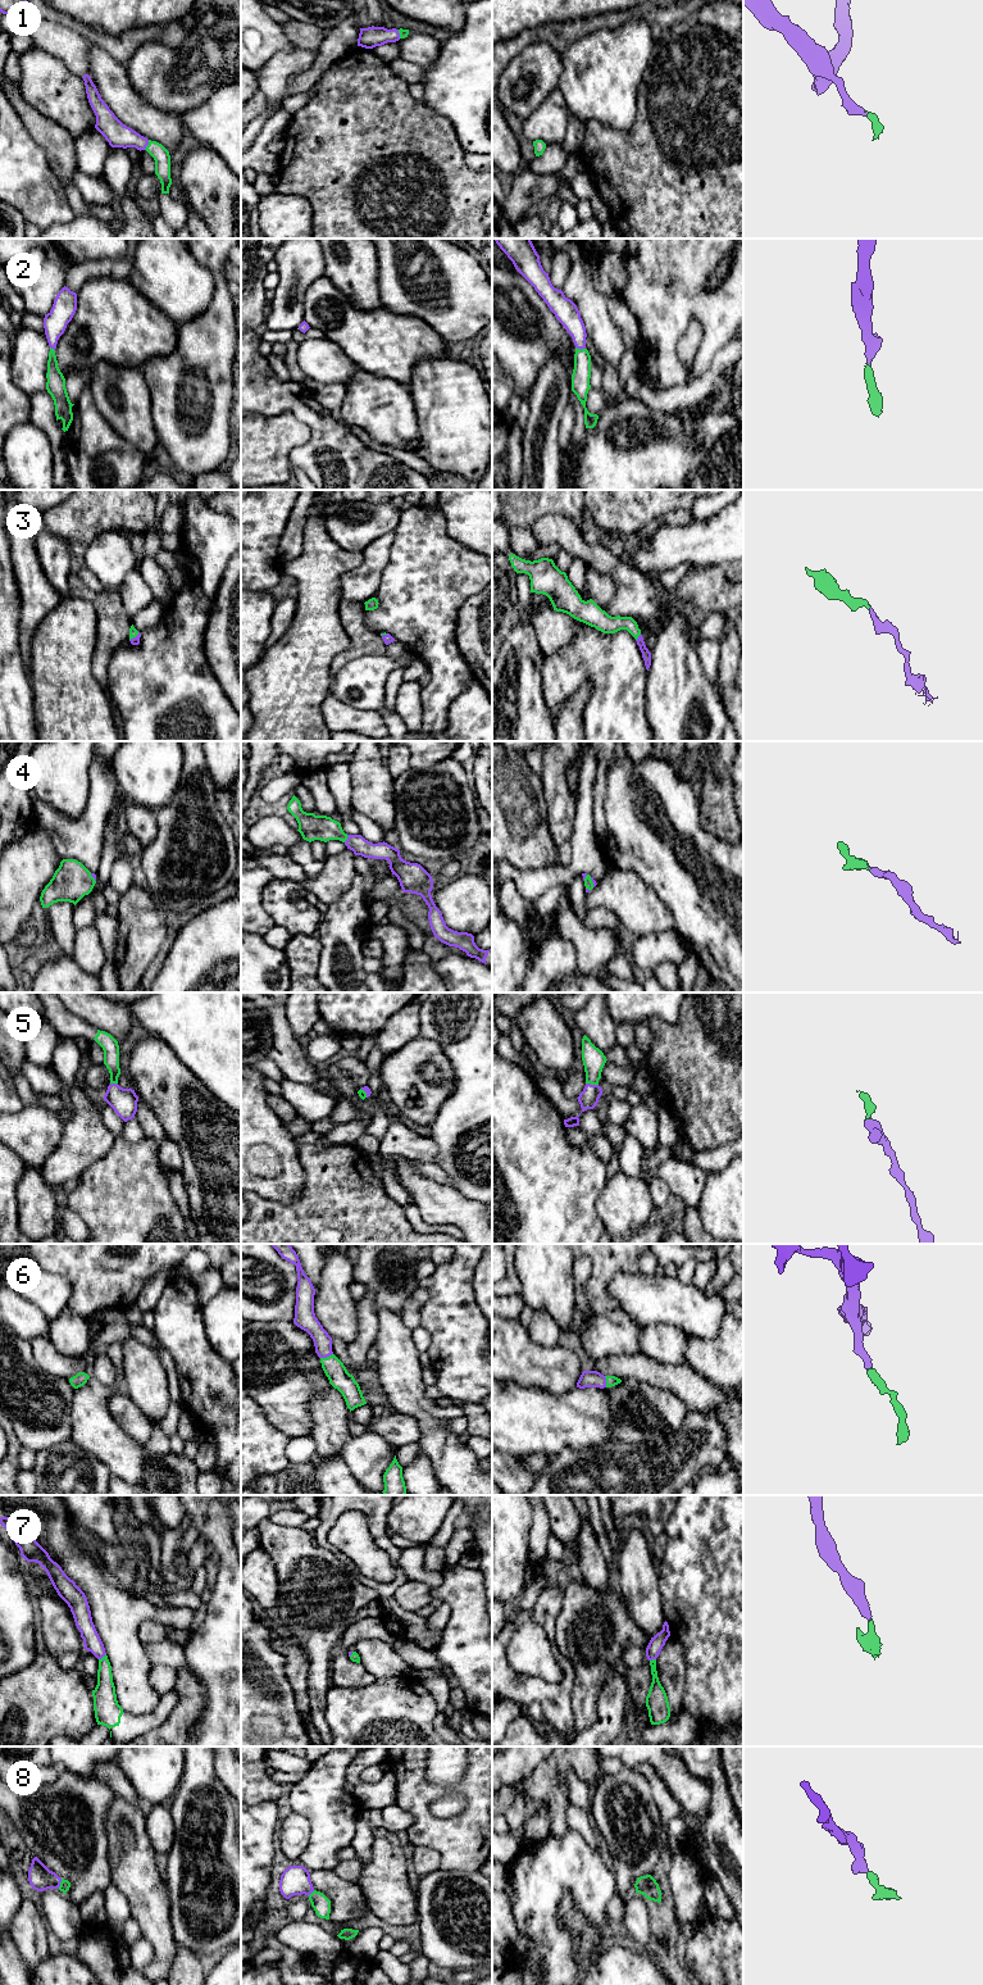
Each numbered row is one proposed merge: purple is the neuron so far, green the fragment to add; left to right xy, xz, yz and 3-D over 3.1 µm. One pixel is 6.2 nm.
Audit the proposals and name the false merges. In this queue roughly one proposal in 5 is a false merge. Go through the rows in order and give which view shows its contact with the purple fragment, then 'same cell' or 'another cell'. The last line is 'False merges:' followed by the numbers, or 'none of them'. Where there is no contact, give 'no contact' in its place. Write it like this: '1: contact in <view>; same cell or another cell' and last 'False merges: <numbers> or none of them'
1: contact in xy; same cell
2: contact in yz; same cell
3: contact in yz; same cell
4: contact in xz; same cell
5: contact in yz; same cell
6: contact in xz; same cell
7: contact in xy; same cell
8: contact in xy; same cell
False merges: none of them

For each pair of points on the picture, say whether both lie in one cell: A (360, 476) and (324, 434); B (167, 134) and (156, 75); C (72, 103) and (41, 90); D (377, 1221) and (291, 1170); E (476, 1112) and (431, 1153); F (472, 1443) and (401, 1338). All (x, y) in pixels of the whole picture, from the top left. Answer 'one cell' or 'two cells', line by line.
A: one cell
B: two cells
C: one cell
D: two cells
E: two cells
F: two cells

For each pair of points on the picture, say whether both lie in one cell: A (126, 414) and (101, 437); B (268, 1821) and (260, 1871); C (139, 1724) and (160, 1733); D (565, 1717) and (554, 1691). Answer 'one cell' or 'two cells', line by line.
A: two cells
B: one cell
C: two cells
D: one cell

